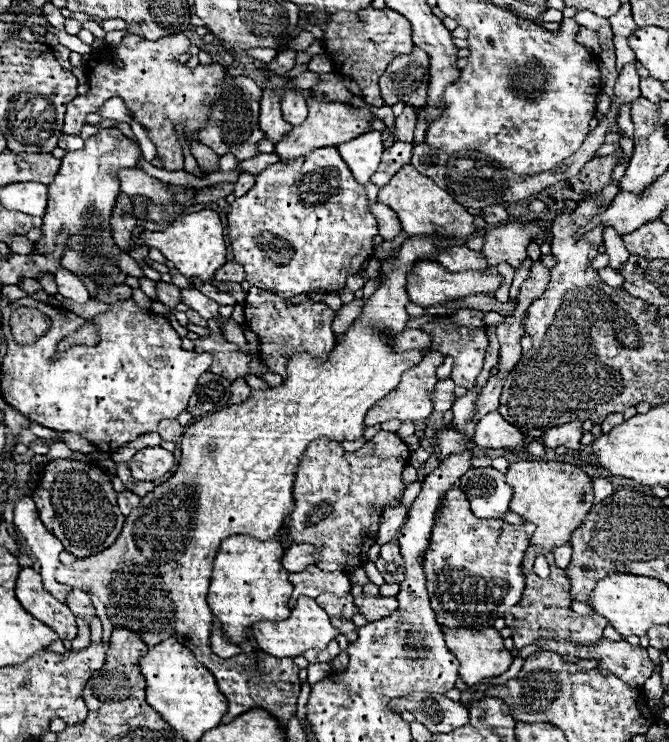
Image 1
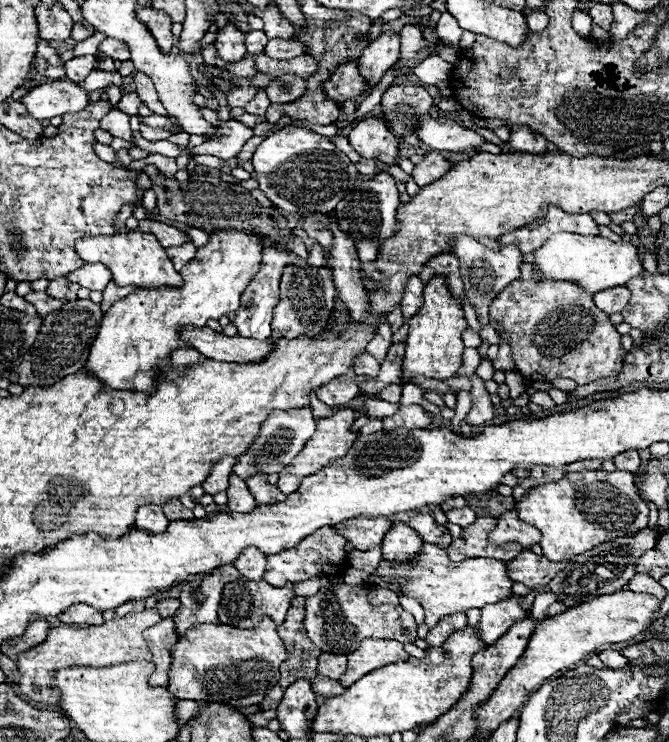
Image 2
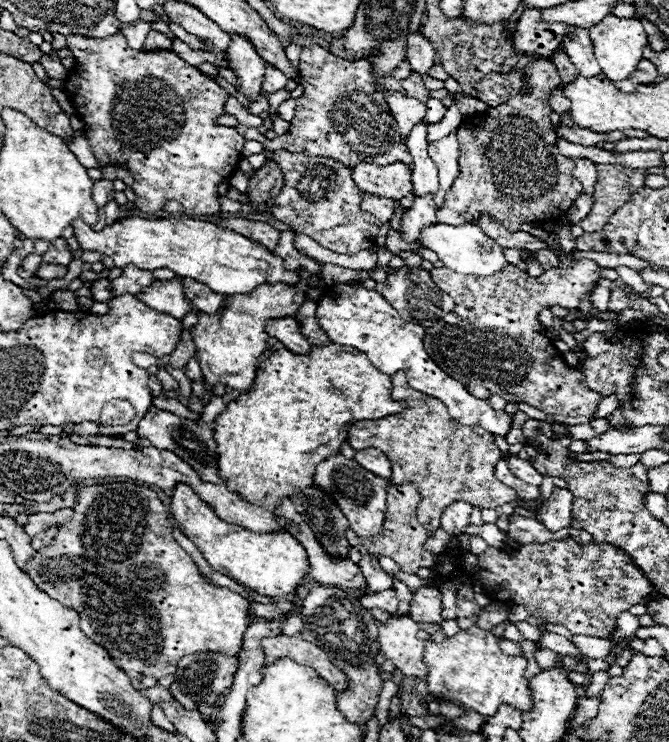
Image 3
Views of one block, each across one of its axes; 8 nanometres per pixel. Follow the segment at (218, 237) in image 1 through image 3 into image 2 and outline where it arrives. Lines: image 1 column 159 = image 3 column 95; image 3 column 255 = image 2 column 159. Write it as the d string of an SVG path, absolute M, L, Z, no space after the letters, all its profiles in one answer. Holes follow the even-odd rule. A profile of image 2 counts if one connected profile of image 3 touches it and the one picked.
M128 232L114 236L86 236L78 240L76 254L88 264L106 264L112 272L112 280L118 286L140 286L140 288L162 288L162 286L182 286L182 276L174 270L166 250L160 246L154 234L144 232Z

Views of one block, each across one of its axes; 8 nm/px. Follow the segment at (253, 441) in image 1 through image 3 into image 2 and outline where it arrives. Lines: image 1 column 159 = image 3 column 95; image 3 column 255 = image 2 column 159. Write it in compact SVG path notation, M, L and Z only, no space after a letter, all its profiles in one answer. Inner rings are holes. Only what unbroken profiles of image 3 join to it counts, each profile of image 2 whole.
M148 608L142 612L130 612L120 620L108 620L100 626L58 626L50 630L50 636L44 644L30 648L28 652L22 652L18 656L18 668L22 672L22 680L16 682L16 686L22 690L24 696L28 696L34 702L56 706L58 694L52 690L50 680L54 678L54 672L68 666L110 666L120 664L128 660L152 660L150 648L142 636L142 632L154 624L158 624L162 618L156 608Z

